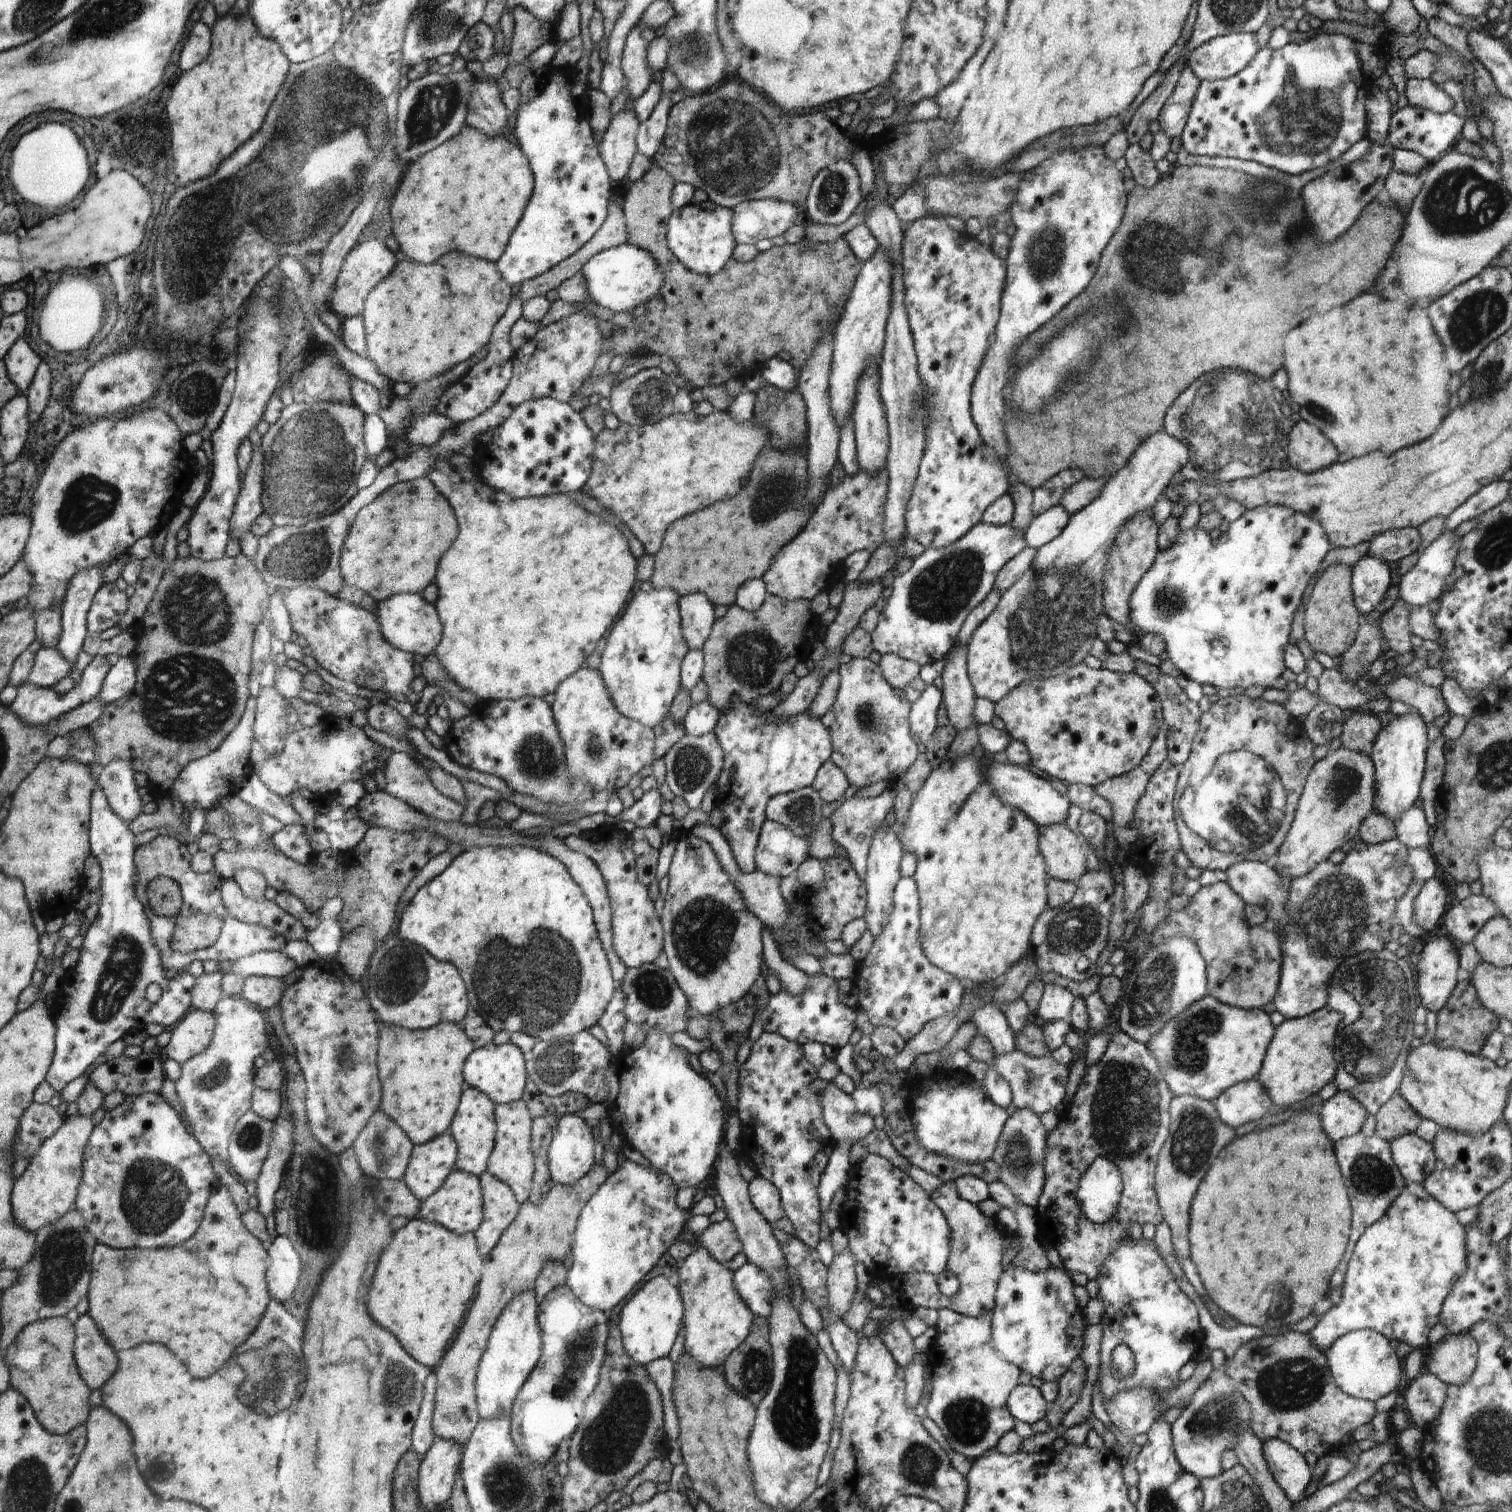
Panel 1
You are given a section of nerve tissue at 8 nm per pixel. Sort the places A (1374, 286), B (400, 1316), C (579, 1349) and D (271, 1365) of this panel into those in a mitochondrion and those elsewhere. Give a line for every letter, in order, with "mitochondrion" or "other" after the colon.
A: other
B: other
C: mitochondrion
D: mitochondrion

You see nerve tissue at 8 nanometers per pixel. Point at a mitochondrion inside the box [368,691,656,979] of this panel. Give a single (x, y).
(536, 758)

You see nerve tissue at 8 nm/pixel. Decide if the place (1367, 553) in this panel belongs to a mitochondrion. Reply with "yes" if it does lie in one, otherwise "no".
no

